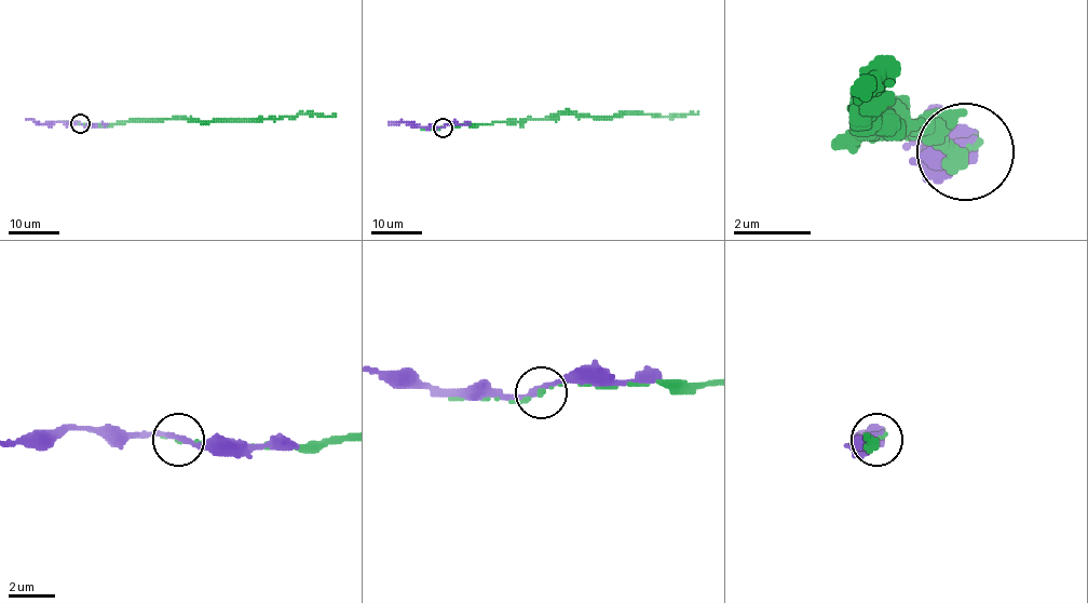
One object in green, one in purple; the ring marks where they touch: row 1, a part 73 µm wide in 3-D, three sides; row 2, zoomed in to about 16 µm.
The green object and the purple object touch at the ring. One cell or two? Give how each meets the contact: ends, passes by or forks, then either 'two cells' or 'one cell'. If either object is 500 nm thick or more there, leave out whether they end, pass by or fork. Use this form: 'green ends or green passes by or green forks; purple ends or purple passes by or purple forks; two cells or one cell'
green ends; purple passes by; one cell

